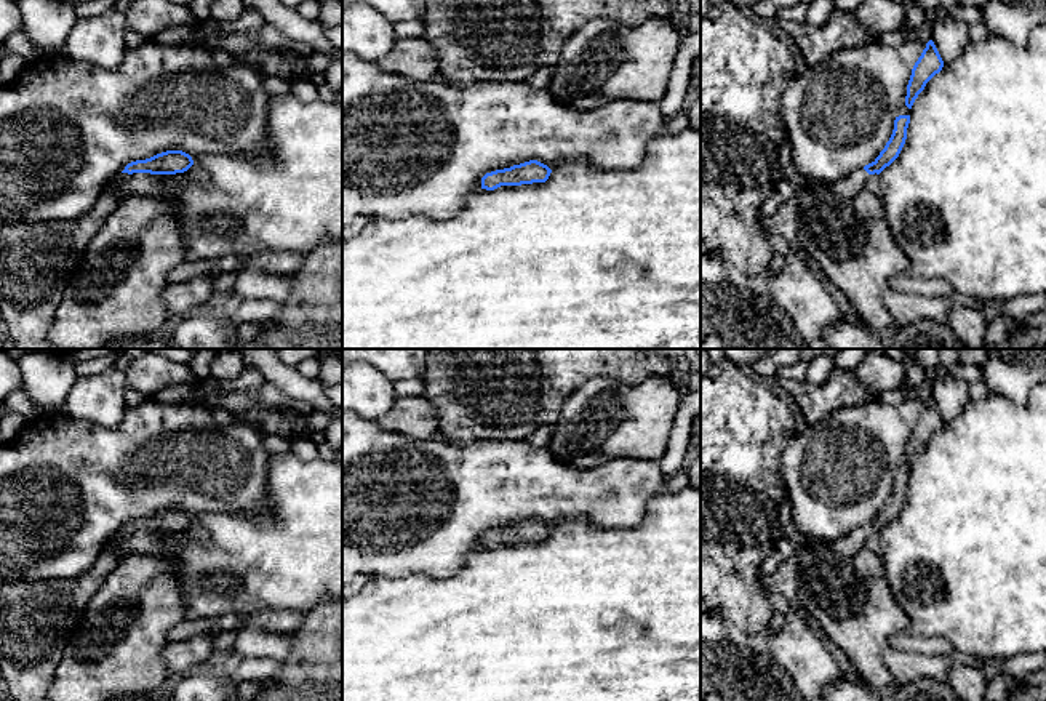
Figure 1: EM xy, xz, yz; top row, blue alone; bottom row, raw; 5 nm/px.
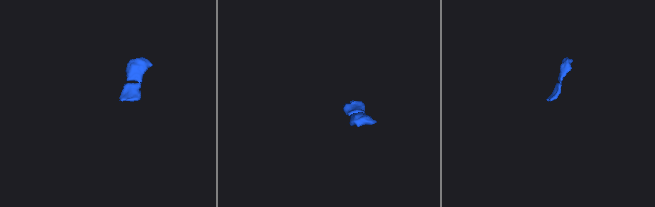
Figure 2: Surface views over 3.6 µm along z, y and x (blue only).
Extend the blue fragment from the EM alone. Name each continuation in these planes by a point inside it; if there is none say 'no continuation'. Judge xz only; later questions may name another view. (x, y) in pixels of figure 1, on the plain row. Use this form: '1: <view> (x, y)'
no continuation

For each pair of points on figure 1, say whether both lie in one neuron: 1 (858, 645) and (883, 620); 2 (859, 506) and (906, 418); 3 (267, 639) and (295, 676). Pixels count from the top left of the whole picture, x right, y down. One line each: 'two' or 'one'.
1: one
2: one
3: two

